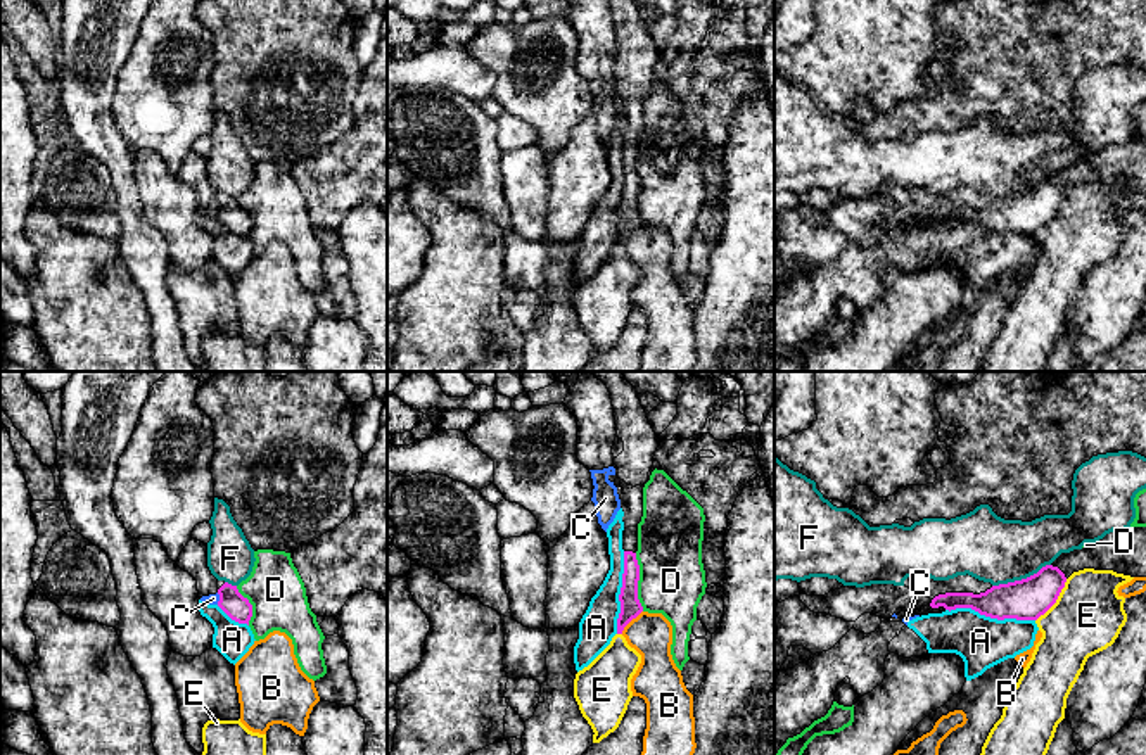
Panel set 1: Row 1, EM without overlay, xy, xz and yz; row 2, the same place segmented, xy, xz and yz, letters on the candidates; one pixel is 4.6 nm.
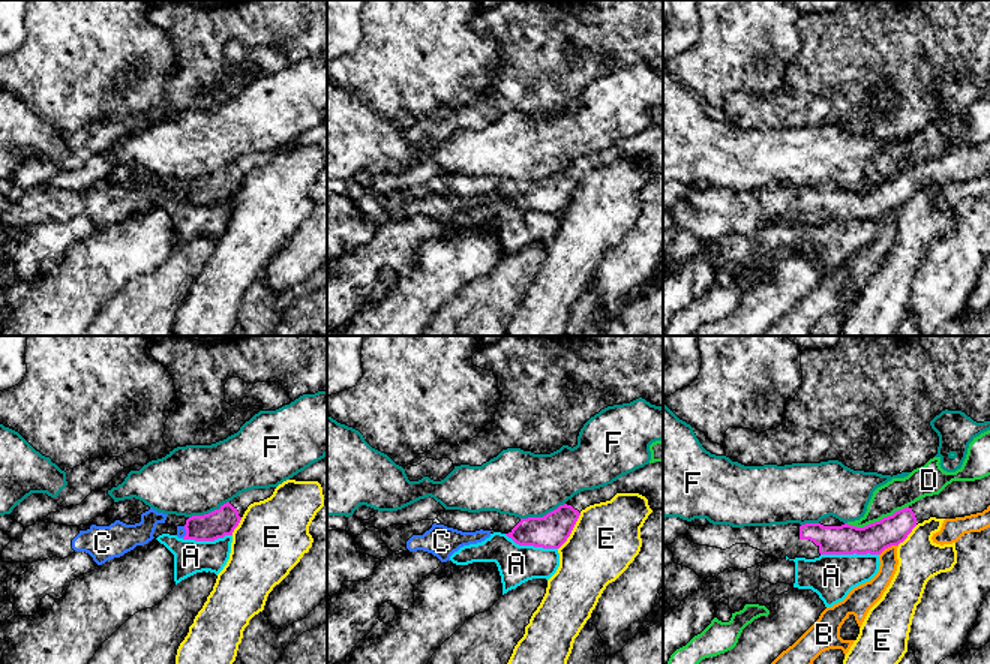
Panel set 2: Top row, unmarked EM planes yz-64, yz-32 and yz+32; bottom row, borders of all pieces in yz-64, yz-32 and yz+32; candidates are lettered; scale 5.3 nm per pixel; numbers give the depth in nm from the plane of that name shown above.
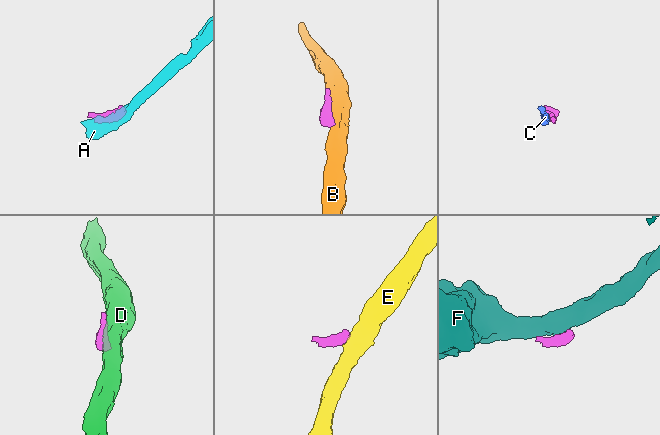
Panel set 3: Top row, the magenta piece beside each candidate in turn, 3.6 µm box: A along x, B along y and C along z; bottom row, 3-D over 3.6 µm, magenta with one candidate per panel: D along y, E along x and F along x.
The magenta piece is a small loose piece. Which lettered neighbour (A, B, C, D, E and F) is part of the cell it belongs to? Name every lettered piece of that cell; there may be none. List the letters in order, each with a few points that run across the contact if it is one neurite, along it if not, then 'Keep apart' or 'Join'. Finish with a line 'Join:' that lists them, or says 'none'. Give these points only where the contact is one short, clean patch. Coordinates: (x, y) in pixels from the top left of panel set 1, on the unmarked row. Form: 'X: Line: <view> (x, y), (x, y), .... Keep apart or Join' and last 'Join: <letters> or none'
A: Keep apart
B: Line: xz (642, 223), (621, 246). Keep apart
C: Keep apart
D: Keep apart
E: Line: yz (1067, 192), (1058, 211), (1036, 234). Keep apart
F: Keep apart
Join: none

